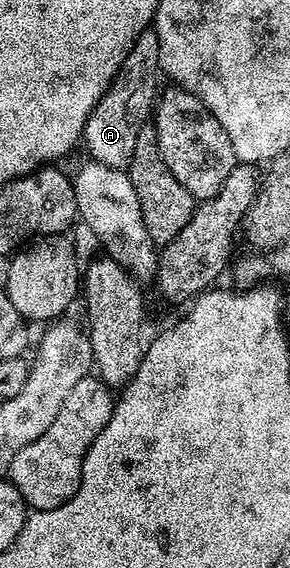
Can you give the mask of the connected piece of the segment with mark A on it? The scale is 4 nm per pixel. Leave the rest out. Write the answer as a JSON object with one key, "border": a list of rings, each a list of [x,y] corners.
{"border":[[[147,29],[136,37],[130,52],[124,57],[112,85],[100,97],[96,109],[88,117],[86,127],[82,131],[84,147],[90,153],[89,158],[96,163],[109,167],[125,168],[132,157],[132,149],[136,149],[136,137],[140,129],[151,118],[159,94],[160,80],[160,41],[152,29]]]}

